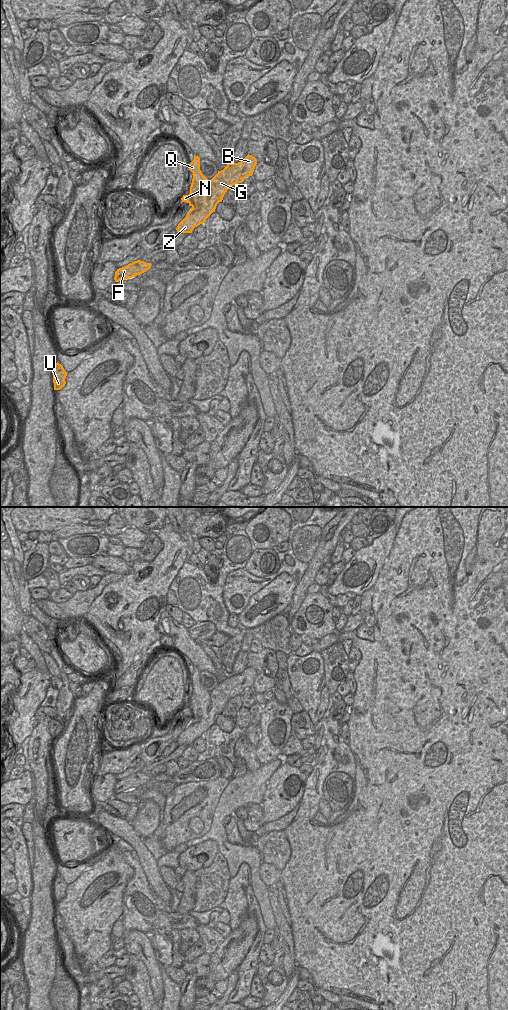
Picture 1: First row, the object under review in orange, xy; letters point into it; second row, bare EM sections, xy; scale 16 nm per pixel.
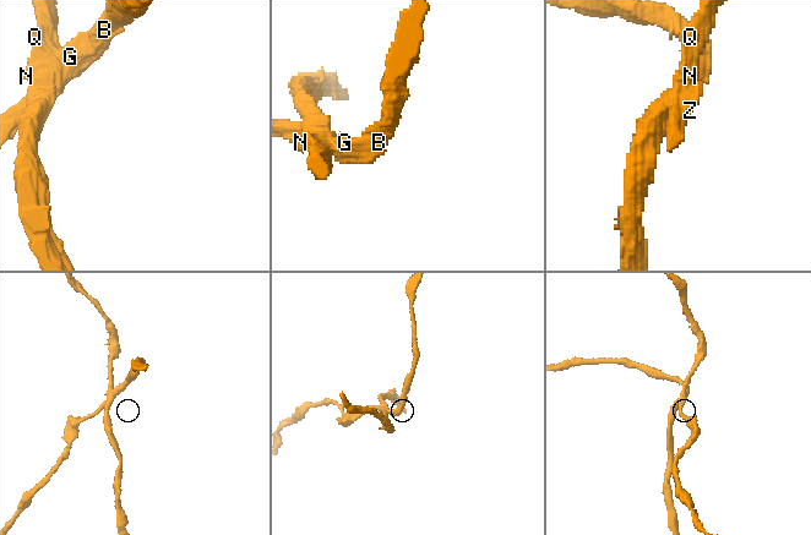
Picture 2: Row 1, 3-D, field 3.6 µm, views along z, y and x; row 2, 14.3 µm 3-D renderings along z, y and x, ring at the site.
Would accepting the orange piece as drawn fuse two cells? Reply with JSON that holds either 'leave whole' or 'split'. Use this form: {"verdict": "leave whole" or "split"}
{"verdict": "split"}

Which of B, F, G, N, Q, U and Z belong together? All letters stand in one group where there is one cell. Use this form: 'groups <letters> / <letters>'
groups B F G U Z / N Q

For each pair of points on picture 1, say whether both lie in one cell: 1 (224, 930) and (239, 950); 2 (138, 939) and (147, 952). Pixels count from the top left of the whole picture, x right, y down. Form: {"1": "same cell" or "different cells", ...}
{"1": "different cells", "2": "same cell"}

